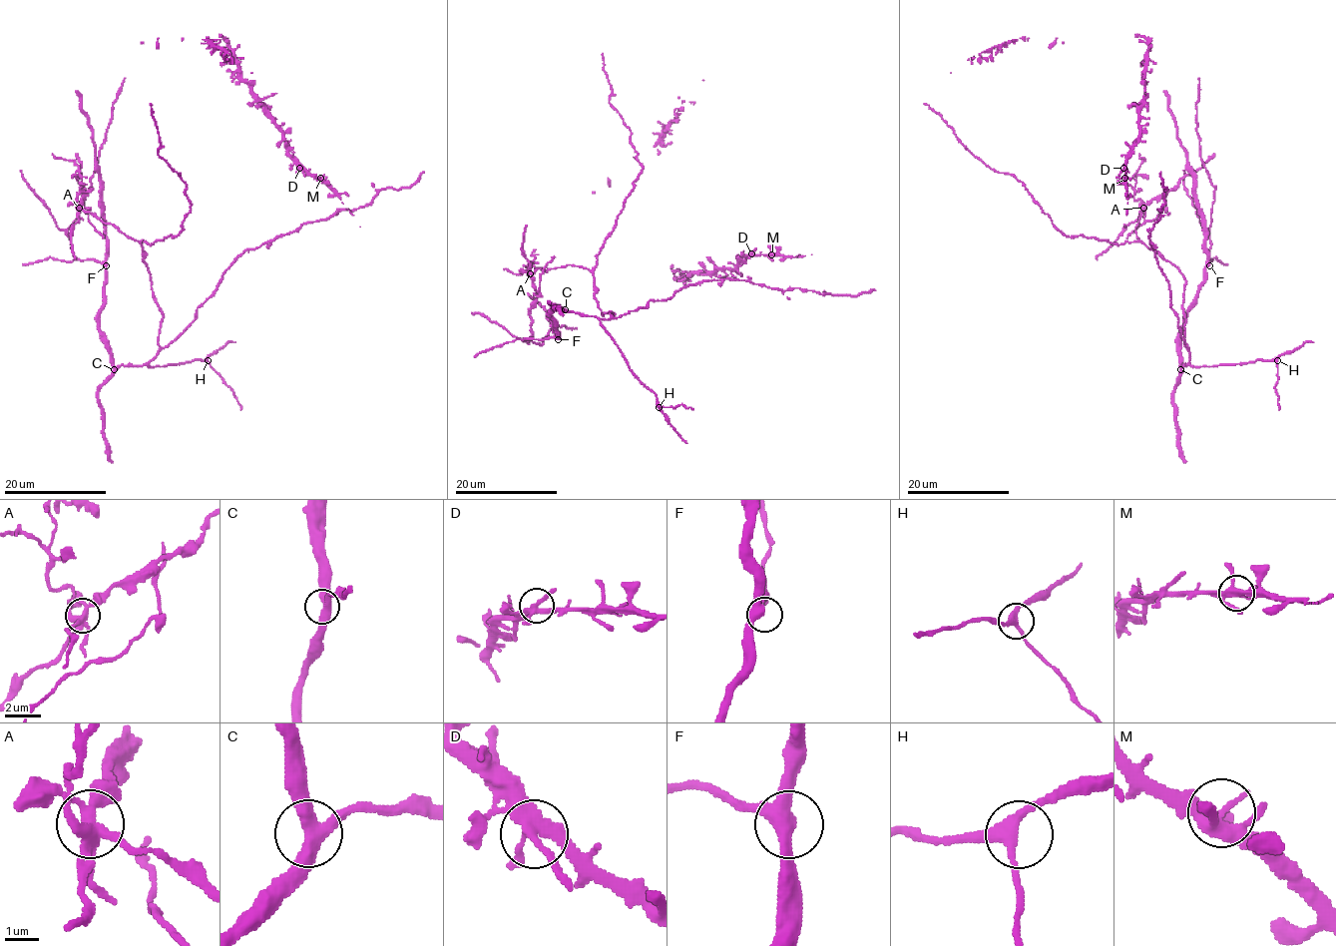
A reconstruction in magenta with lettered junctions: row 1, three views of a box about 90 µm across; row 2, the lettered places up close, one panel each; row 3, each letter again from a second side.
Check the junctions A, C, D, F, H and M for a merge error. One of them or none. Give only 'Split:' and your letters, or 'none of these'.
Split: A

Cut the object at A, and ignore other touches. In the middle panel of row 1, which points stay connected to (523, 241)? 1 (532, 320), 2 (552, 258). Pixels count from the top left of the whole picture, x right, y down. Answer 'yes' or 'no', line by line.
1: yes
2: yes

